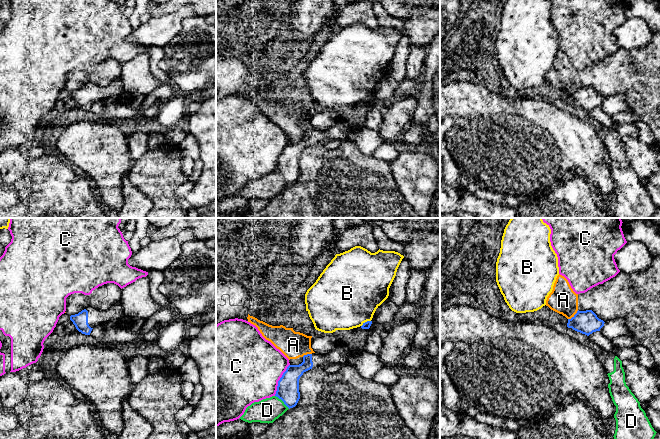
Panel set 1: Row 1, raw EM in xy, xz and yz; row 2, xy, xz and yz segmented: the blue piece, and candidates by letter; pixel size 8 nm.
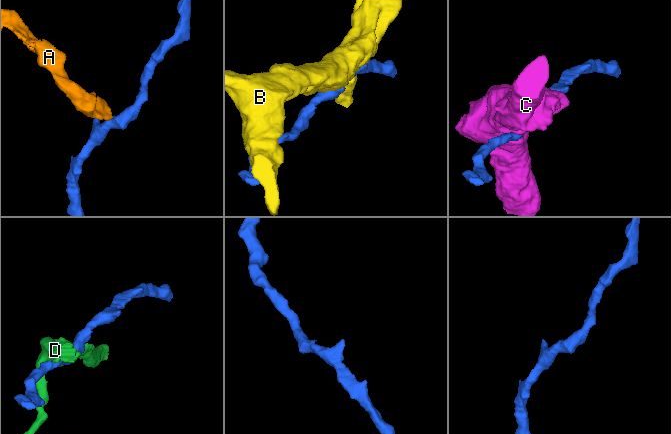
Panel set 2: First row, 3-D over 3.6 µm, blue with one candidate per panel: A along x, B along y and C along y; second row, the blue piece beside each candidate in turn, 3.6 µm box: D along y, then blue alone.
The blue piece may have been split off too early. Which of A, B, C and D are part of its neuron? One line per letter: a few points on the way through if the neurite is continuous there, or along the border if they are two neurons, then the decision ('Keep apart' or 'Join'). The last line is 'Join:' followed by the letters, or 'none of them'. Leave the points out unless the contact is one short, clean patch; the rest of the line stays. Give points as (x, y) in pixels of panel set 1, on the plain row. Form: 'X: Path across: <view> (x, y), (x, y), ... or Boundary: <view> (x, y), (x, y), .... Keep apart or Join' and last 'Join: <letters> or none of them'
A: Boundary: yz (578, 86), (568, 95). Keep apart
B: Keep apart
C: Keep apart
D: Keep apart
Join: none of them

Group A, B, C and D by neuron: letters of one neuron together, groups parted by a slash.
A / B / C / D

